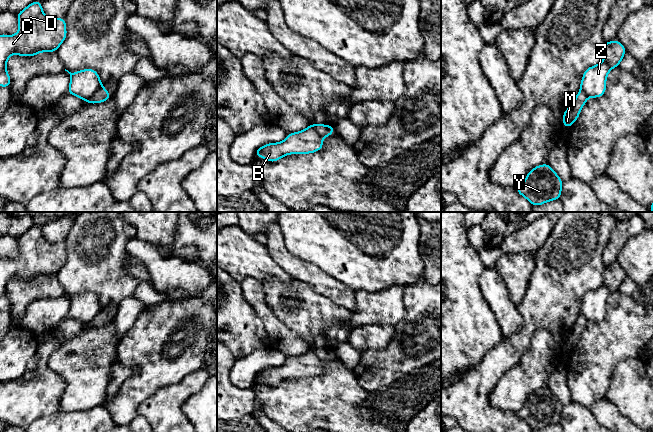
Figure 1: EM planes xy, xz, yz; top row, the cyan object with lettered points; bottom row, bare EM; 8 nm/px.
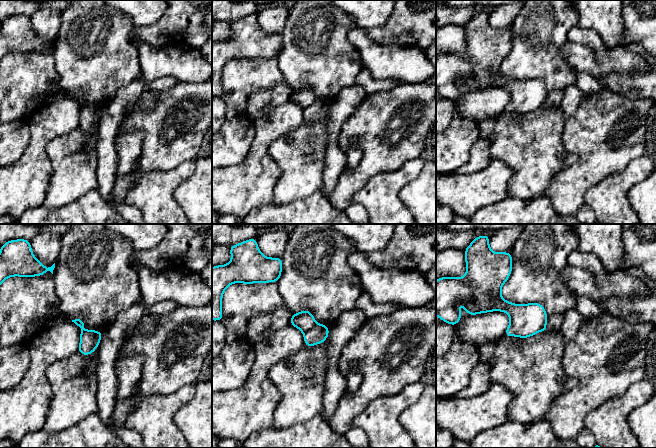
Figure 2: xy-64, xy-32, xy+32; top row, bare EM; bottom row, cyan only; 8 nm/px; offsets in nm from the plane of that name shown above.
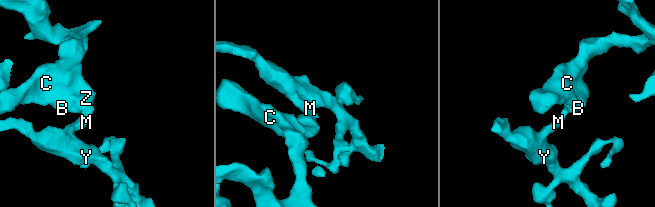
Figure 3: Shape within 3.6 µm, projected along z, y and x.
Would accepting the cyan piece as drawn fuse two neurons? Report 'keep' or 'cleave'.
cleave

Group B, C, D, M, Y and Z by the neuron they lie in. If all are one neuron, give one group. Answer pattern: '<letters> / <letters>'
B C D Z / M Y

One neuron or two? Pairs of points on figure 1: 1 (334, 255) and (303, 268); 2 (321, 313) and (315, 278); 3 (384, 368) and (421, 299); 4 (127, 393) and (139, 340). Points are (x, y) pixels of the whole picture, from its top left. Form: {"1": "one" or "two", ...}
{"1": "two", "2": "two", "3": "one", "4": "one"}

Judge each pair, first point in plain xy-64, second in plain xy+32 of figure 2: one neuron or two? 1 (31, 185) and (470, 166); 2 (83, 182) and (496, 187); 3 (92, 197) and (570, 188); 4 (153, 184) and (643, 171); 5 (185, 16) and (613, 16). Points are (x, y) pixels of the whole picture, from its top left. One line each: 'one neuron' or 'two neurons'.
1: two neurons
2: two neurons
3: two neurons
4: one neuron
5: two neurons

